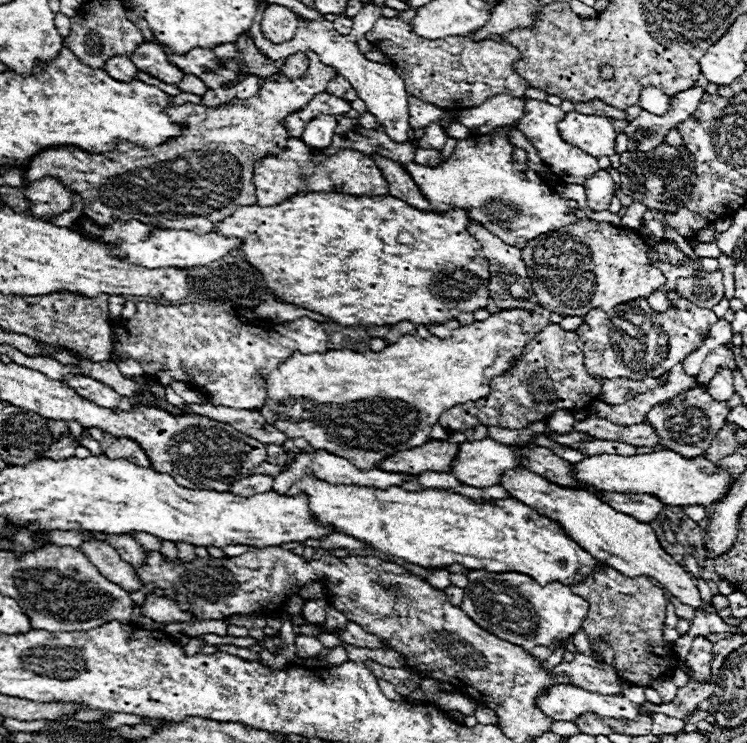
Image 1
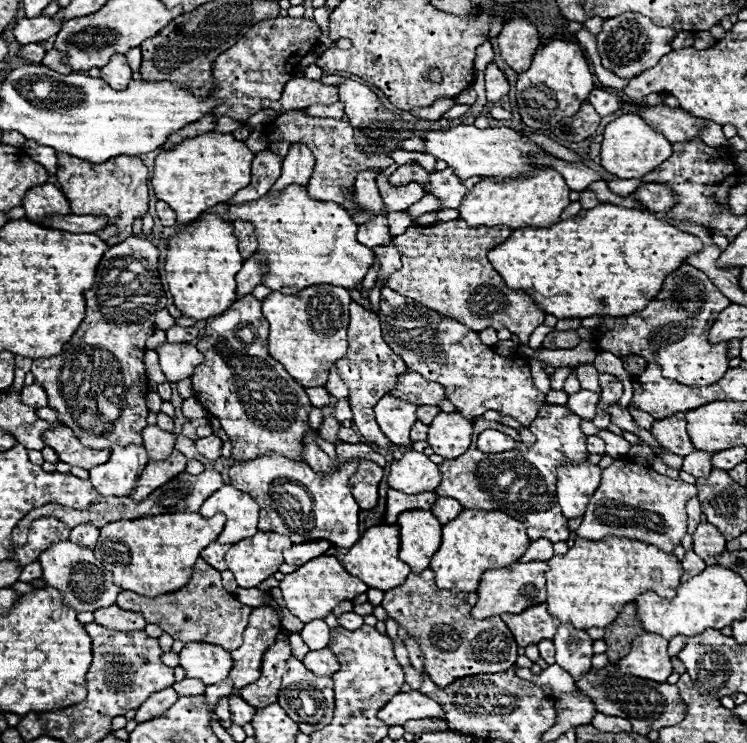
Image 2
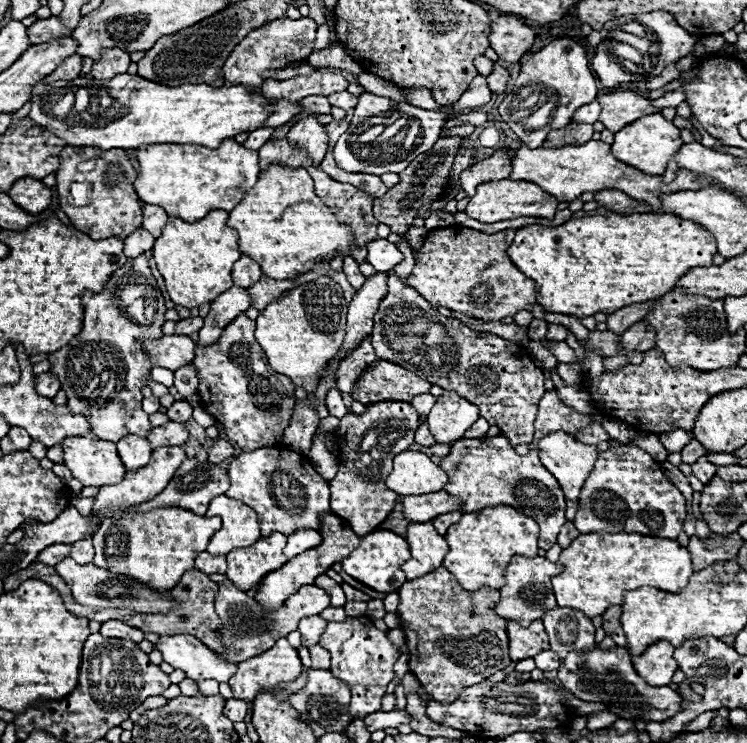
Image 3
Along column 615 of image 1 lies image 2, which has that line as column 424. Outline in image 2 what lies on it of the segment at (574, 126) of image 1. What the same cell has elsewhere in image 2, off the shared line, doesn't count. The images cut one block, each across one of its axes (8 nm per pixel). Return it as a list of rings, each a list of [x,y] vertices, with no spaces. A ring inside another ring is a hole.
[[[458,124],[458,126],[450,126],[448,130],[420,130],[418,134],[426,146],[424,154],[444,160],[448,164],[448,168],[452,168],[454,174],[458,174],[464,180],[472,178],[472,176],[504,180],[508,176],[540,168],[540,166],[532,166],[526,156],[530,152],[538,152],[542,148],[536,146],[532,140],[528,142],[524,136],[520,136],[512,128],[486,128],[484,130],[484,128],[476,128],[472,124],[470,126]]]

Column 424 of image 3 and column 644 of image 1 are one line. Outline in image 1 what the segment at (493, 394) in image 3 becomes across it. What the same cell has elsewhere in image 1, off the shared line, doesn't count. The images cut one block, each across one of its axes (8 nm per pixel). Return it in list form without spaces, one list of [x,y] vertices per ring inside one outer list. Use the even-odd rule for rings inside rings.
[[[632,300],[630,304],[618,304],[618,308],[610,312],[602,312],[600,308],[590,310],[576,332],[584,342],[584,364],[590,376],[626,376],[630,380],[644,380],[666,374],[690,352],[700,348],[716,320],[718,318],[712,310],[694,304],[678,310],[654,312],[646,300]]]

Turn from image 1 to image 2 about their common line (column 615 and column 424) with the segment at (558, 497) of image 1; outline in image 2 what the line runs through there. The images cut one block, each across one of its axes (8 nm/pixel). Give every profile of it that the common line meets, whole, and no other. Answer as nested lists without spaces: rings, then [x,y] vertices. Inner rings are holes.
[[[408,510],[398,516],[398,526],[402,540],[400,558],[410,564],[412,572],[426,570],[440,546],[442,524],[430,510]]]

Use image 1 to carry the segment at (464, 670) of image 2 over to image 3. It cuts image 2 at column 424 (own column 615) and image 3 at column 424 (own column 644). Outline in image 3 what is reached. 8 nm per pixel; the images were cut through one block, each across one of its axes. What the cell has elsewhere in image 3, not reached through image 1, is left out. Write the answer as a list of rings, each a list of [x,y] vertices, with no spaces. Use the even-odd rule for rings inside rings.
[[[438,568],[422,578],[404,582],[398,594],[400,594],[398,618],[406,634],[410,672],[438,702],[450,704],[452,700],[458,700],[464,688],[470,688],[472,684],[480,684],[482,680],[486,680],[498,670],[504,670],[510,664],[508,636],[506,636],[508,620],[496,616],[494,612],[494,606],[500,602],[498,590],[480,588],[476,592],[468,592],[460,588],[460,584],[456,584],[456,578],[446,568]]]

